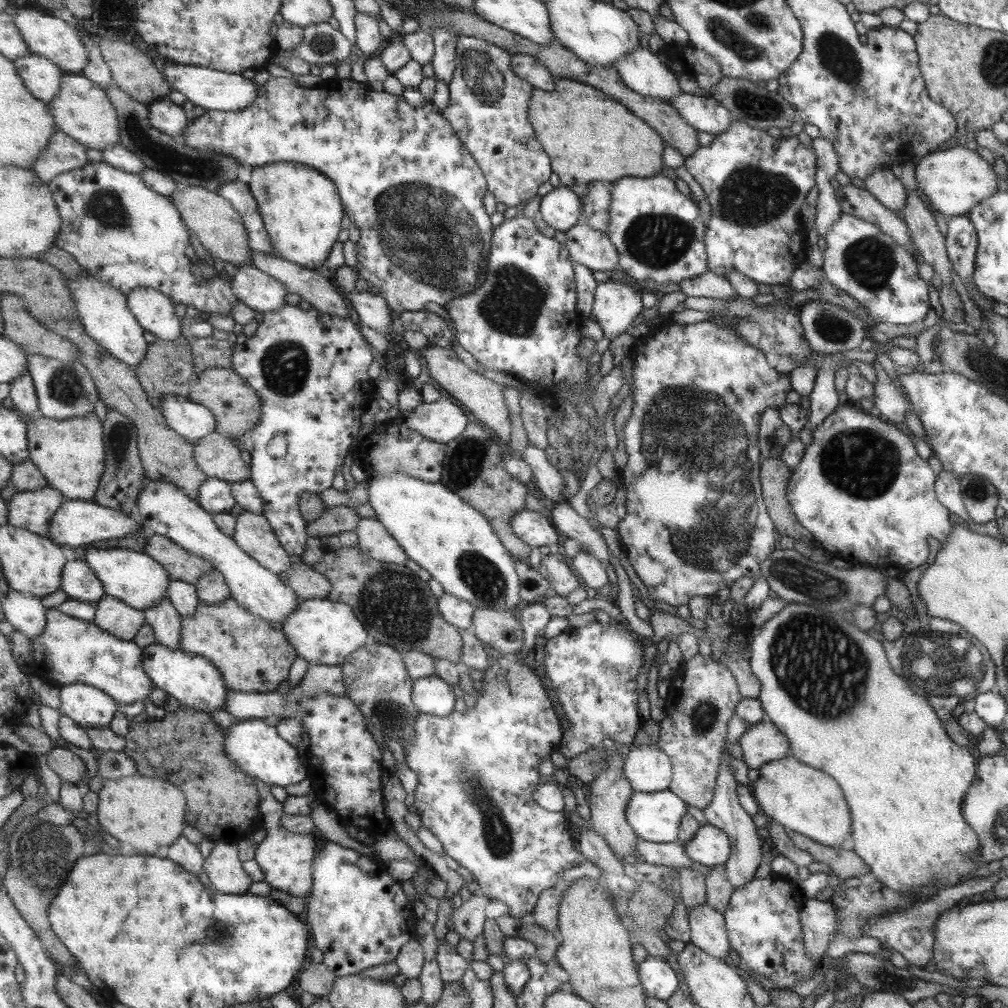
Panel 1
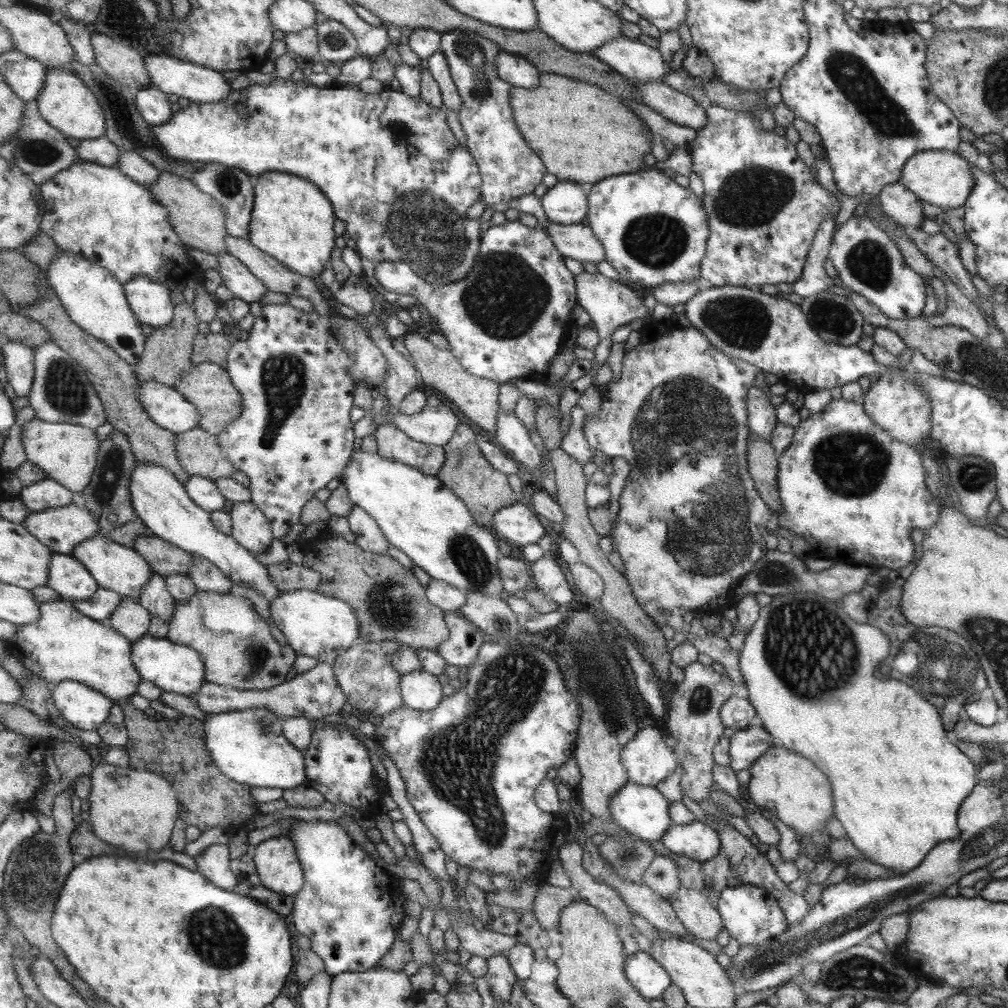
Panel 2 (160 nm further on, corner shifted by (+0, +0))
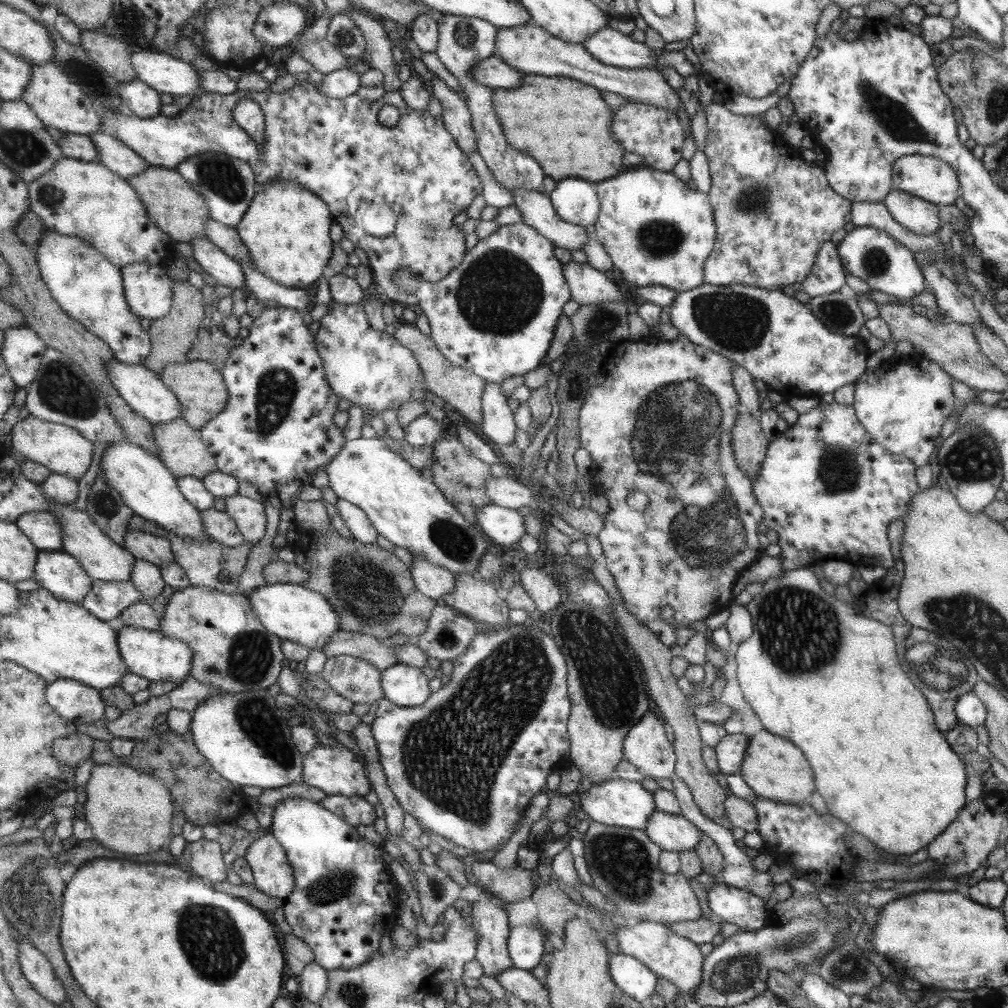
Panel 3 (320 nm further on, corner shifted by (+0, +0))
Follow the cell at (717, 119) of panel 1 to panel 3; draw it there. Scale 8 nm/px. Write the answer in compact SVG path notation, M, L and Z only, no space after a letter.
M529 23L513 28L498 29L494 54L521 74L569 77L601 92L618 94L623 99L649 104L668 111L675 111L677 108L683 107L676 94L677 90L671 89L665 83L665 79L659 71L652 68L627 70L605 66L594 60L583 49L581 43L563 42L563 40L553 38L551 34L547 34L543 28L539 28L535 24Z

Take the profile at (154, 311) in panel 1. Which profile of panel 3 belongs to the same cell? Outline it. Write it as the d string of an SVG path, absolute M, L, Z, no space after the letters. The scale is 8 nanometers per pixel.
M133 263L123 267L122 272L133 313L151 322L169 314L174 304L174 284L164 266Z

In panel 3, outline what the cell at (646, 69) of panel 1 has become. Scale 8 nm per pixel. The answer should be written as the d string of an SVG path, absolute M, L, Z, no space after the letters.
M607 26L589 36L582 46L600 64L627 70L655 69L655 58L663 54L662 51L655 53L645 43L635 42L629 35L625 36Z

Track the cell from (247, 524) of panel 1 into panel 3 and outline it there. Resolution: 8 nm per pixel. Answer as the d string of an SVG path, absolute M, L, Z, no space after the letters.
M241 494L227 497L226 512L238 524L247 544L257 544L265 538L268 532L268 514L261 500L257 502Z

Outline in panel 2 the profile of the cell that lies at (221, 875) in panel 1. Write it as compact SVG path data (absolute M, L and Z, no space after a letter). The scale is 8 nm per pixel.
M212 844L193 858L197 864L197 870L219 888L229 891L244 889L244 882L231 870L232 857L228 844Z

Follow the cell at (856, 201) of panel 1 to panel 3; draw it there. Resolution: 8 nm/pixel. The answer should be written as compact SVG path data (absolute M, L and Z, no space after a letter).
M935 264L920 268L921 272L924 272L926 283L931 288L931 294L935 297L937 309L943 317L948 321L970 326L983 323L977 310L973 308L971 299L957 291L955 282L943 277Z

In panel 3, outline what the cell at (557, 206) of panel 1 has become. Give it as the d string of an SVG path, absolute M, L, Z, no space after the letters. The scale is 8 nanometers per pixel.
M567 177L556 181L554 189L547 195L561 220L582 227L596 223L600 214L596 183L580 177Z

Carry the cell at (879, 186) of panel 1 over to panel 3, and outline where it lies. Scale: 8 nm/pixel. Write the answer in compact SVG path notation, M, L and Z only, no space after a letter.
M892 189L885 195L882 203L891 218L911 233L934 234L940 228L939 209L936 204L921 200L905 191Z

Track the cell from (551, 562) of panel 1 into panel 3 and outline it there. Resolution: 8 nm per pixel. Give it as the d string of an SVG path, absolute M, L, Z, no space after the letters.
M523 568L519 572L518 583L527 593L527 596L534 601L535 609L540 614L546 614L547 610L554 609L564 597L559 590L558 584L547 578L544 570Z

